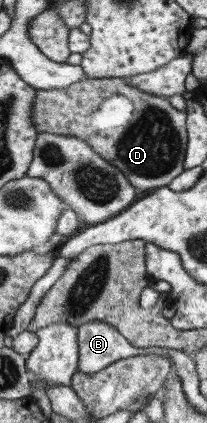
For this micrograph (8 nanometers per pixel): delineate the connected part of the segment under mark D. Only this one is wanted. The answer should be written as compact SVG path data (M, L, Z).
M125 78L90 79L62 89L35 90L31 123L37 132L65 134L85 140L93 151L123 173L131 186L141 191L167 186L183 172L186 150L186 113L171 107L165 97L143 93L125 82Z

